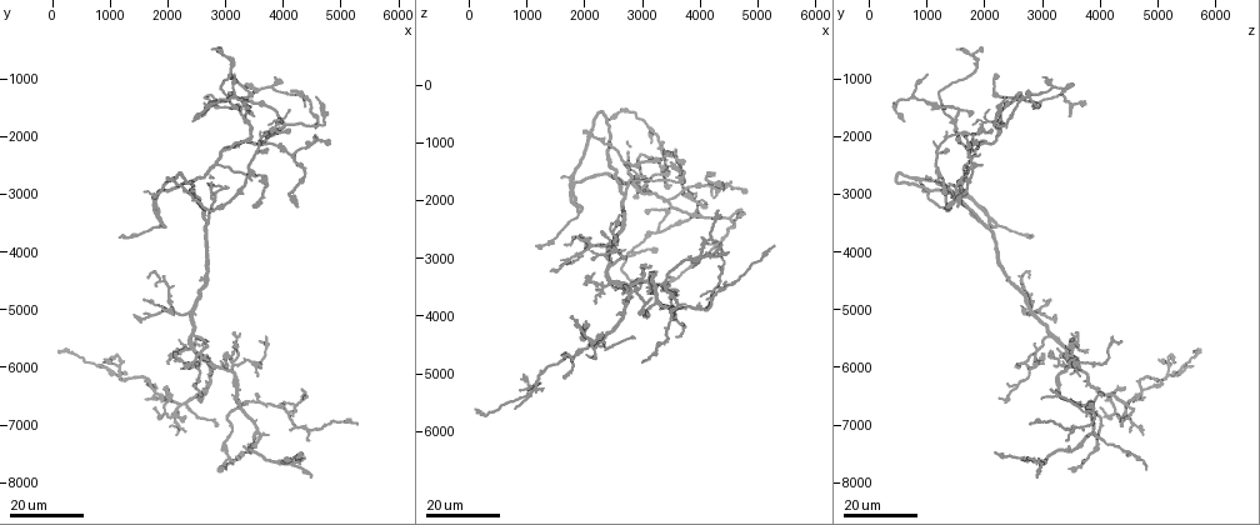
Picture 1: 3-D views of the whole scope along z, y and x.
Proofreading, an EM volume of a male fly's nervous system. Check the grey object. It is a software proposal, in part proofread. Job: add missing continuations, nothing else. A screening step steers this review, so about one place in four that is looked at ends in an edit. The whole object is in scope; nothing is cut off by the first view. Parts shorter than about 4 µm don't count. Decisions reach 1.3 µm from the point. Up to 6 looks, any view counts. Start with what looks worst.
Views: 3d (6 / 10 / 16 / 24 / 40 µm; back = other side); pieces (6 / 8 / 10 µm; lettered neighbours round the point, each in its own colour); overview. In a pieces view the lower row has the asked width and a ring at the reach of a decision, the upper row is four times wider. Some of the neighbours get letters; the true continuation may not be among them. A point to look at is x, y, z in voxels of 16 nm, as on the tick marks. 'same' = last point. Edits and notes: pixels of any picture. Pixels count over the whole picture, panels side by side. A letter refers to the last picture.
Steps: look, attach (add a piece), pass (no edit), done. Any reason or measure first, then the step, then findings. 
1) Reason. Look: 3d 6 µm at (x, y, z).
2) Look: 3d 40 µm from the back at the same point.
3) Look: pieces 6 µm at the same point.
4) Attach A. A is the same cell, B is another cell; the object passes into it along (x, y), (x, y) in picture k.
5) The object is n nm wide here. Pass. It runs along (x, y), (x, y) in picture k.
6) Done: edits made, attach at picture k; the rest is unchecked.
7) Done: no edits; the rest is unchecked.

Look: 3d 24 µm at (4300, 6400, 3200).

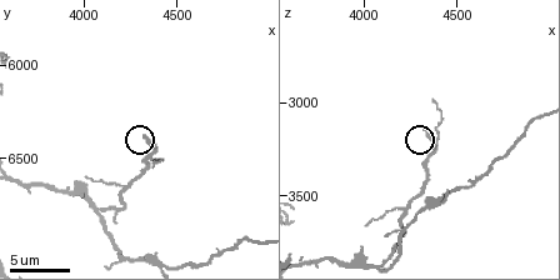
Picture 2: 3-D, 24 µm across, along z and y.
Look: pieces 10 µm at (4340, 6380, 3140).

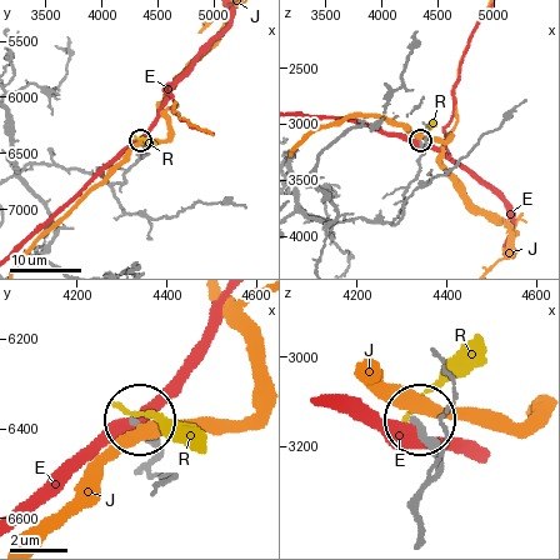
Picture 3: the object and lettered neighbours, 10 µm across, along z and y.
Pass. E, J and R are other cells; it runs along (89, 173), (124, 183), (125, 173), (144, 150), (139, 140) in picture 3; none of them fits.

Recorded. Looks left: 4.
Free end. Look: 3d 16 µm at (3200, 7600, 3750).

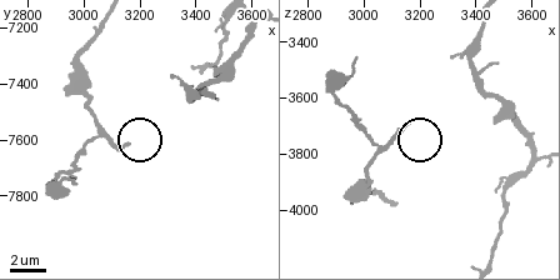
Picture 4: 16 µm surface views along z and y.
Look: pieces 8 µm at (3150, 7620, 3690).

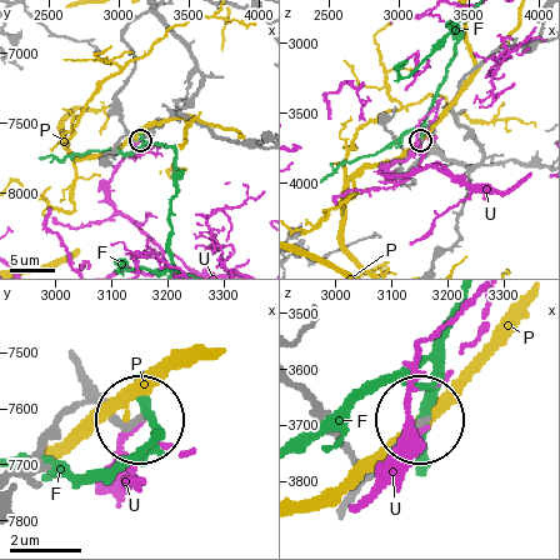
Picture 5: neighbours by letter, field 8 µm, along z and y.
Pass. F, P and U are other cells; it runs along (85, 378), (135, 423) in picture 5; no lettered piece goes on from it.

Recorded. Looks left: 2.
An open end. Look: 3d 16 µm at (1900, 4450, 2550).

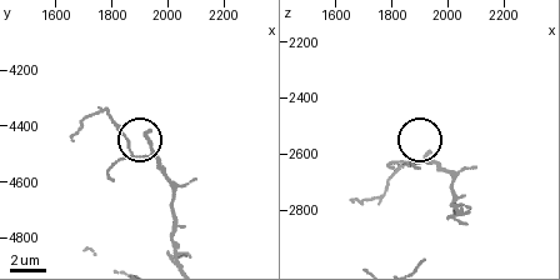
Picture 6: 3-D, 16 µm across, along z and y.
Look: pieces 8 µm at (1930, 4420, 2600).

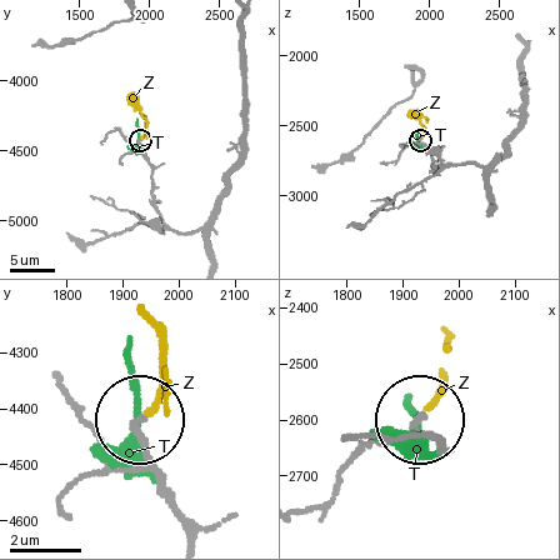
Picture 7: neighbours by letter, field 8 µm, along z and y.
Attach Z. Z is the same cell, T is another cell; the object passes into it along (176, 509), (140, 423), (159, 388), (150, 324) in picture 7; the cell continues.

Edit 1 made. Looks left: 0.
Done: edits made, attach at picture 7; the rest is unchecked.

